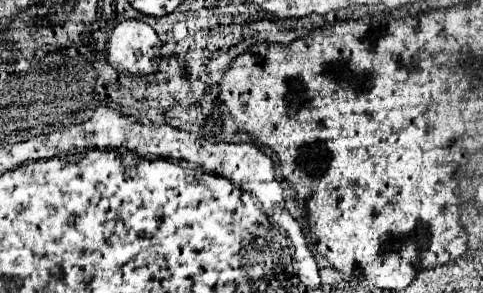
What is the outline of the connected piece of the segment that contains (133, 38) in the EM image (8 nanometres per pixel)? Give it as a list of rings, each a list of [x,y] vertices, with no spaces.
[[[128,19],[116,25],[116,29],[112,31],[112,35],[108,37],[106,43],[106,61],[114,67],[114,71],[122,73],[122,75],[134,75],[134,77],[144,77],[144,75],[152,75],[158,71],[156,61],[160,57],[160,39],[156,35],[156,31],[148,25],[142,23],[138,19]]]

